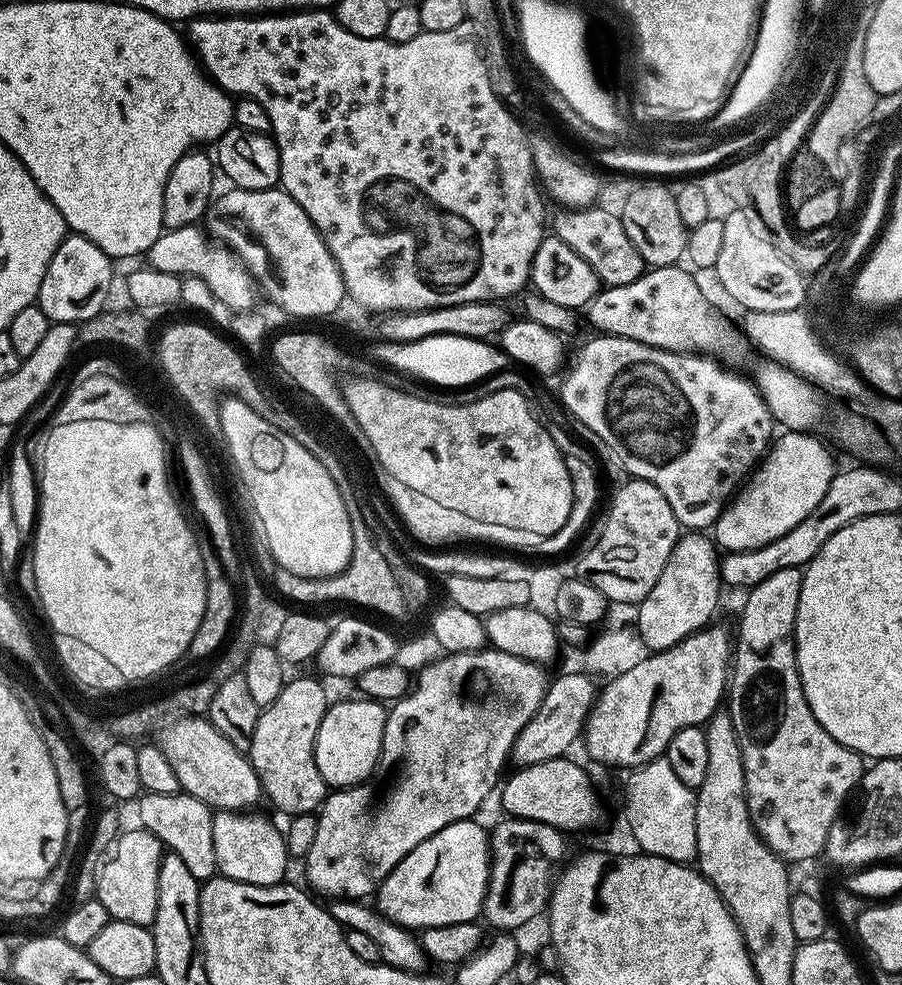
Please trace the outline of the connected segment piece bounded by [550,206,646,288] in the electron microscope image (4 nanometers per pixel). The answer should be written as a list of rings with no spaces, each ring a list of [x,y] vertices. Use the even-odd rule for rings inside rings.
[[[589,206],[575,210],[560,210],[556,217],[551,217],[551,231],[578,258],[582,258],[590,264],[590,270],[598,274],[601,285],[613,288],[614,286],[626,286],[634,282],[646,270],[642,254],[634,250],[634,242],[626,238],[626,230],[622,230],[622,222],[615,211],[607,212],[601,206]]]

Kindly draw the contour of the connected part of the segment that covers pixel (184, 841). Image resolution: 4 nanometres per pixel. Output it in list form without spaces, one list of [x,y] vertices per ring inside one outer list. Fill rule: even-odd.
[[[183,790],[174,794],[144,792],[139,797],[139,804],[139,827],[155,834],[171,855],[182,858],[182,862],[186,862],[190,874],[194,874],[196,880],[203,882],[217,875],[214,830],[212,829],[213,809]]]

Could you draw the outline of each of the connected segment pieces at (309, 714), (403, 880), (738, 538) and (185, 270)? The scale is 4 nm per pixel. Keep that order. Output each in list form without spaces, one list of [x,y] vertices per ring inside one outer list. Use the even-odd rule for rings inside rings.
[[[300,676],[297,680],[289,679],[285,683],[282,694],[274,698],[268,707],[261,711],[258,726],[254,726],[252,751],[250,759],[252,768],[258,774],[260,786],[266,800],[269,800],[280,812],[285,812],[285,817],[301,816],[307,812],[315,813],[323,804],[326,795],[326,785],[322,774],[318,774],[318,766],[314,758],[314,742],[318,734],[318,726],[330,707],[328,692],[316,680],[308,676]]]
[[[479,819],[459,820],[426,838],[426,842],[418,842],[380,887],[374,893],[375,907],[384,915],[385,920],[409,930],[423,930],[434,926],[454,926],[462,922],[473,922],[483,913],[484,899],[488,889],[488,869],[490,867],[490,832],[479,824]]]
[[[785,431],[780,435],[771,441],[750,479],[724,505],[712,525],[710,532],[717,549],[729,553],[766,546],[782,538],[786,530],[794,530],[794,526],[798,526],[798,522],[822,502],[830,476],[830,472],[824,469],[823,446],[815,440],[815,435],[806,432]],[[800,452],[804,452],[804,460],[800,460]]]
[[[203,227],[169,228],[160,233],[158,242],[150,246],[146,253],[149,265],[163,272],[169,272],[181,278],[197,276],[204,279],[221,305],[224,304],[233,313],[246,312],[257,307],[258,285],[248,272],[248,267],[230,248],[210,238]]]

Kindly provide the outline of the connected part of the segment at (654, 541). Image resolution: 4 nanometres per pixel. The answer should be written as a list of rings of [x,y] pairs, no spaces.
[[[625,479],[625,484],[612,496],[612,505],[608,508],[608,521],[600,532],[600,537],[592,544],[592,549],[577,562],[579,579],[590,582],[597,590],[602,590],[613,605],[639,605],[640,601],[654,590],[654,582],[658,582],[658,574],[666,567],[666,558],[670,558],[670,550],[680,541],[682,525],[674,518],[674,510],[670,510],[670,502],[662,498],[662,490],[645,480]]]

